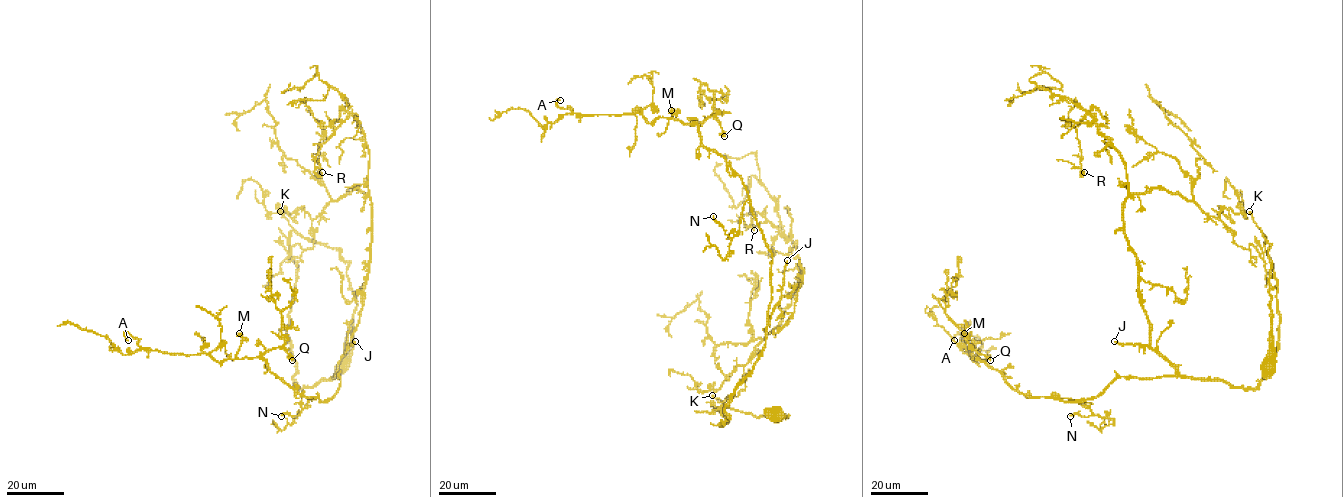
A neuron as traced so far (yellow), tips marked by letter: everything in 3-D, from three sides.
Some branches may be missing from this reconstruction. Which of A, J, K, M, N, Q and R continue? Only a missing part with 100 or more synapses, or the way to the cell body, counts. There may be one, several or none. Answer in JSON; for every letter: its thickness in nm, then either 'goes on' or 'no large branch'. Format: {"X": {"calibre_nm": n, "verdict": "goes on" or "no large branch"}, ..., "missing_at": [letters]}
{"A": {"calibre_nm": 220, "verdict": "no large branch"}, "J": {"calibre_nm": 320, "verdict": "goes on"}, "K": {"calibre_nm": 280, "verdict": "no large branch"}, "M": {"calibre_nm": 420, "verdict": "no large branch"}, "N": {"calibre_nm": 130, "verdict": "no large branch"}, "Q": {"calibre_nm": 360, "verdict": "no large branch"}, "R": {"calibre_nm": 240, "verdict": "no large branch"}, "missing_at": ["J"]}

